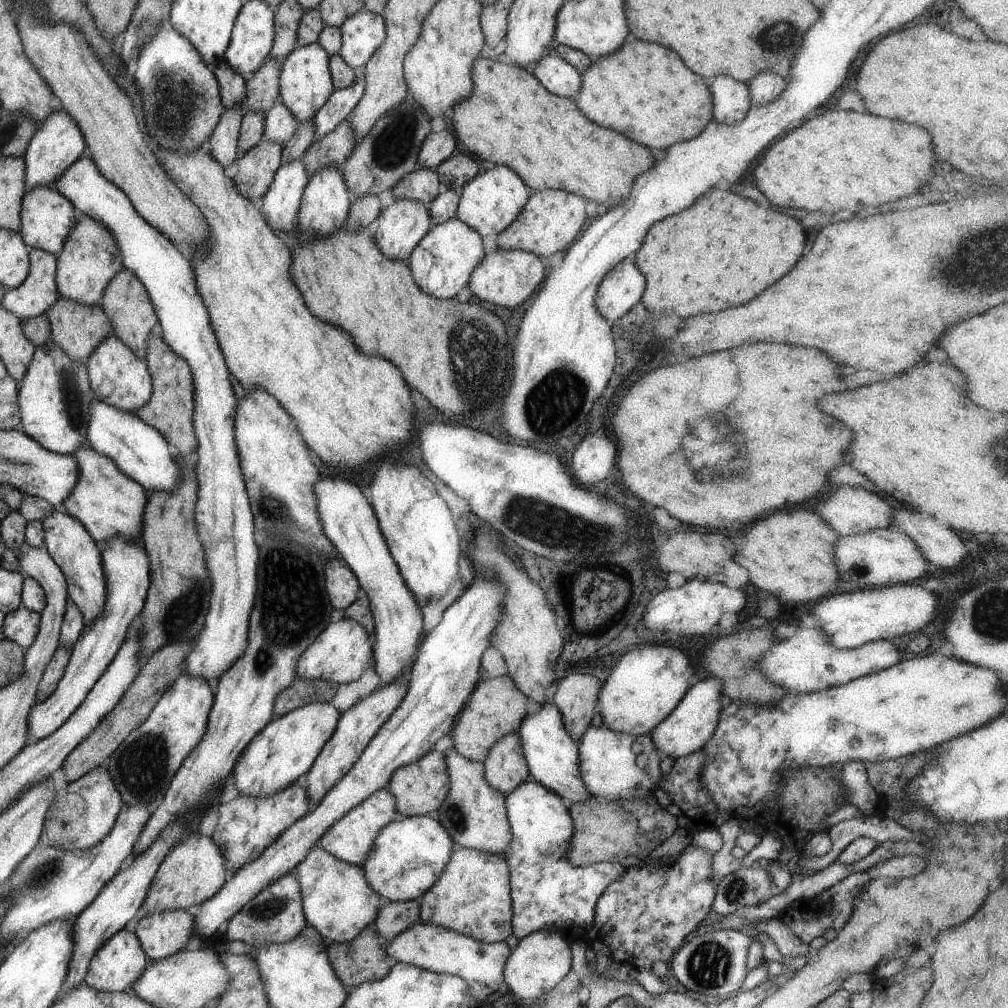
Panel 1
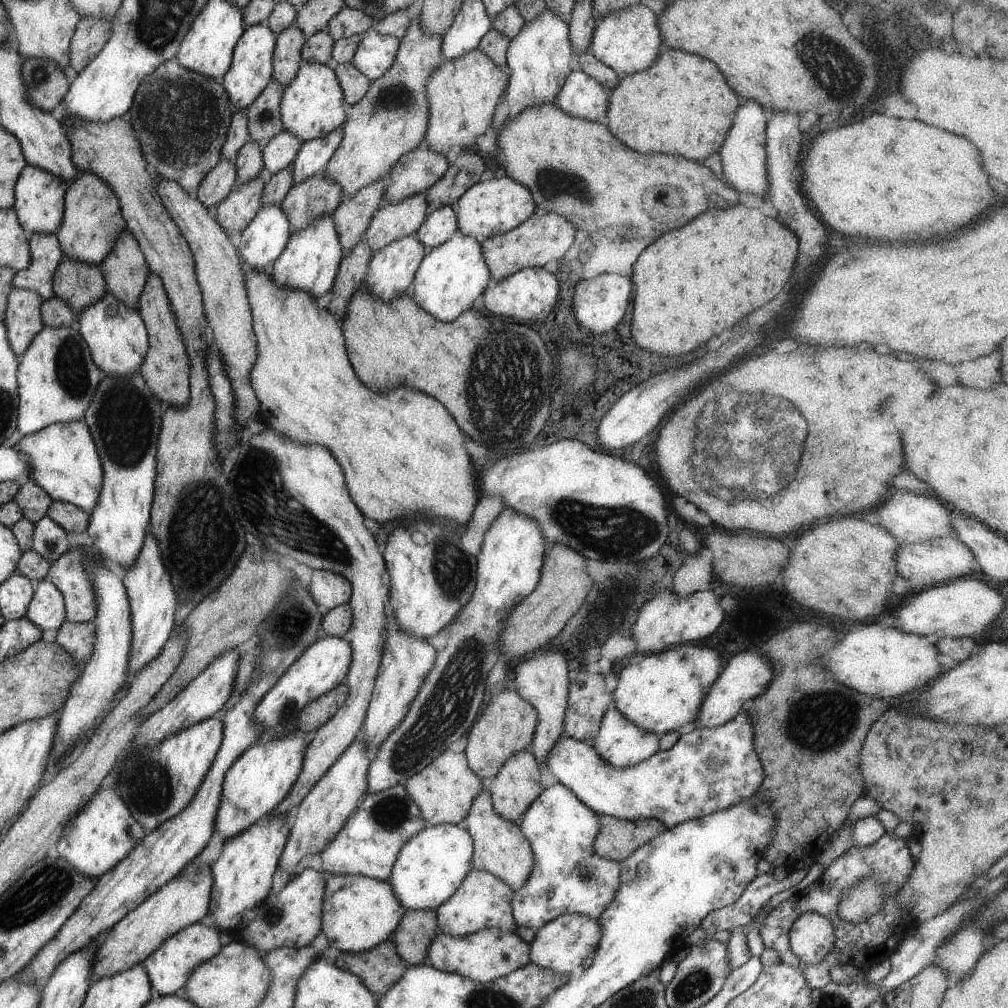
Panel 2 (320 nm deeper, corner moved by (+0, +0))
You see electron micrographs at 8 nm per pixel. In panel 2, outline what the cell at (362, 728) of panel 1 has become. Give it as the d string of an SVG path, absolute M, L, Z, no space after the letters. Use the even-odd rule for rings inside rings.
M356 738L356 740L344 751L344 754L324 773L324 776L317 780L312 790L304 797L304 800L296 807L292 814L292 823L289 835L284 847L283 856L280 859L280 870L284 870L289 875L289 881L294 878L294 870L302 858L308 855L316 854L340 832L343 824L348 817L359 807L359 804L367 795L367 774L369 764L371 764L372 755L368 754L368 746L364 740Z

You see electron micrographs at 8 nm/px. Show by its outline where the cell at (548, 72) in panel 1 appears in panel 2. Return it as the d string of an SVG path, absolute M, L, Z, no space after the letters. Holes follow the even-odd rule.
M571 71L555 102L569 115L598 123L605 122L609 95L608 90L584 71Z

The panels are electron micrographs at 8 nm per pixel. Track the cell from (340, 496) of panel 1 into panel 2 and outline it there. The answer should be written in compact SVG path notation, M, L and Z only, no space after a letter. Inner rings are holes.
M393 621L387 626L380 670L360 734L360 738L368 746L368 754L376 754L386 737L404 720L421 684L424 684L432 670L436 657L437 652L429 640L405 633Z

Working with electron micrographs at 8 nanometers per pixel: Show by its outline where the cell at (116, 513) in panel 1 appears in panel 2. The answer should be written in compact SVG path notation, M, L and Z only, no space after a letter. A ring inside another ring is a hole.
M84 419L44 427L36 434L24 436L15 448L22 450L28 456L26 460L30 460L30 476L27 479L39 484L54 501L76 505L88 514L94 510L102 488L103 468Z

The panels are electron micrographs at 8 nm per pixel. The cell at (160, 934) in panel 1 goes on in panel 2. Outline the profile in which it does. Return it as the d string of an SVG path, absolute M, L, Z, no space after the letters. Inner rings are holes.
M202 922L186 927L177 932L170 939L165 940L159 950L143 960L142 965L147 975L151 976L152 988L156 989L161 996L172 996L180 990L186 988L188 979L191 978L192 971L200 963L205 963L222 950L221 940L218 940L218 930L202 926Z

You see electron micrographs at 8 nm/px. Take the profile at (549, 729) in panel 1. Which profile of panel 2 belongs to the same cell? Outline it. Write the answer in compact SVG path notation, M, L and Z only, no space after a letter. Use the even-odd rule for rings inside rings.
M743 710L726 724L710 728L697 726L691 732L683 734L672 748L658 751L631 767L613 767L599 755L592 743L564 736L549 751L545 765L550 774L556 776L560 783L599 815L612 815L627 821L654 819L665 824L667 829L750 799L758 793L765 775L753 743L753 722Z

